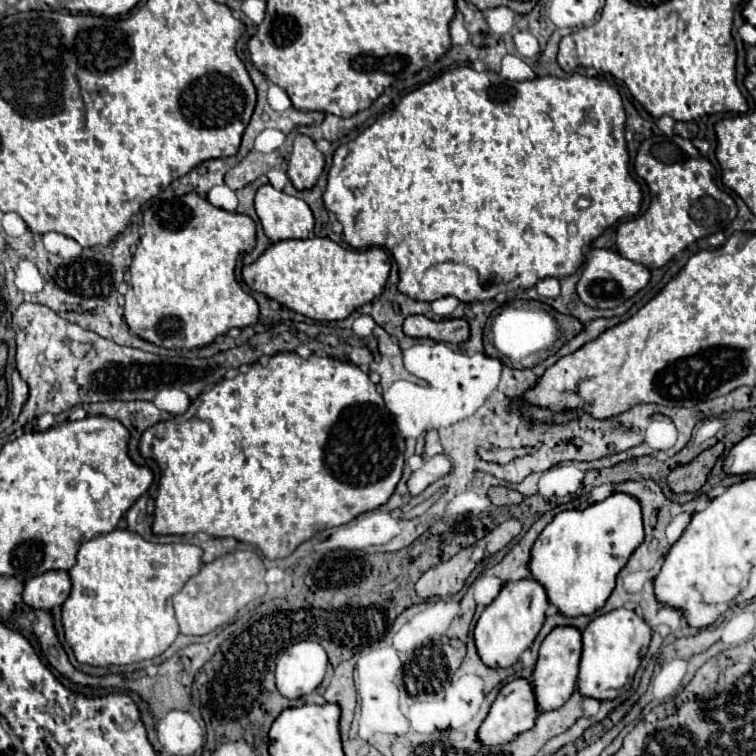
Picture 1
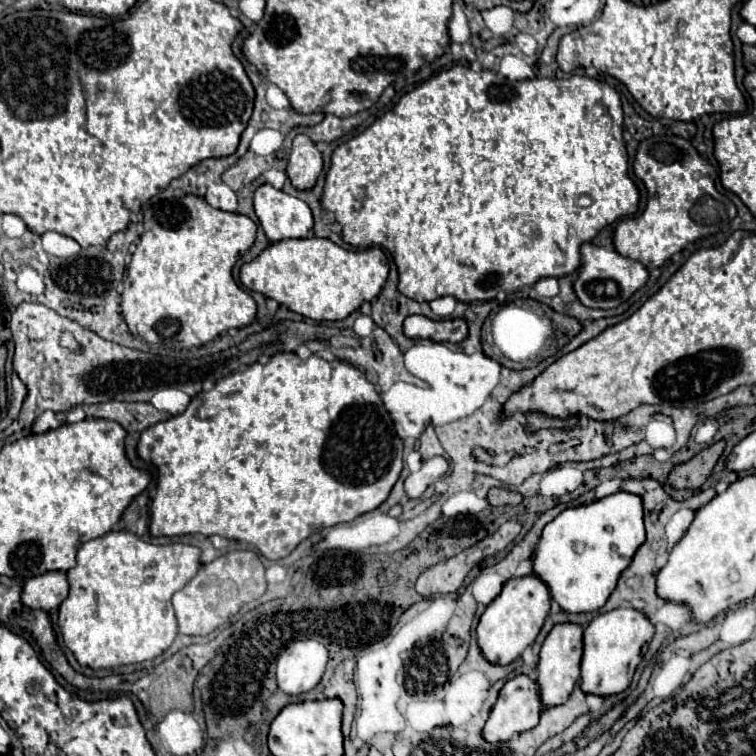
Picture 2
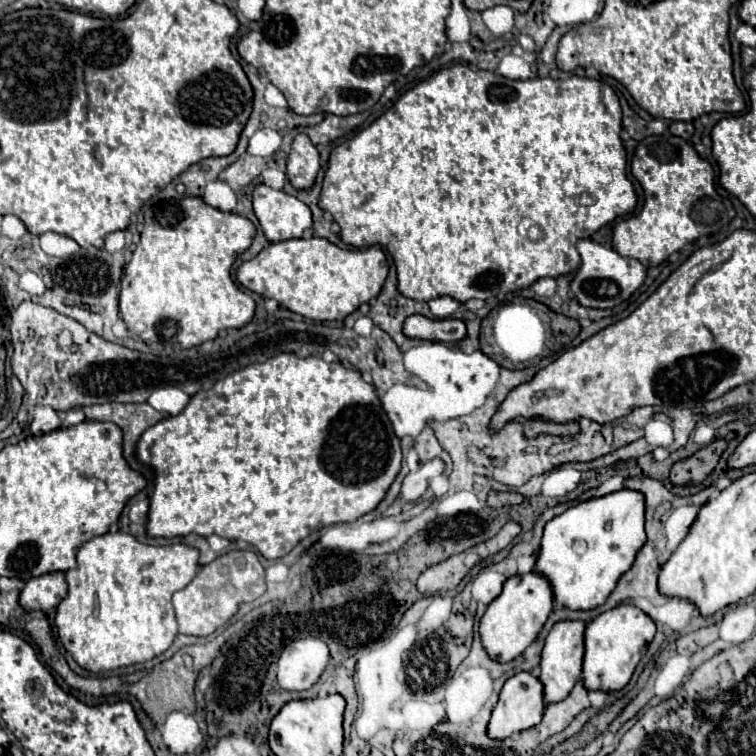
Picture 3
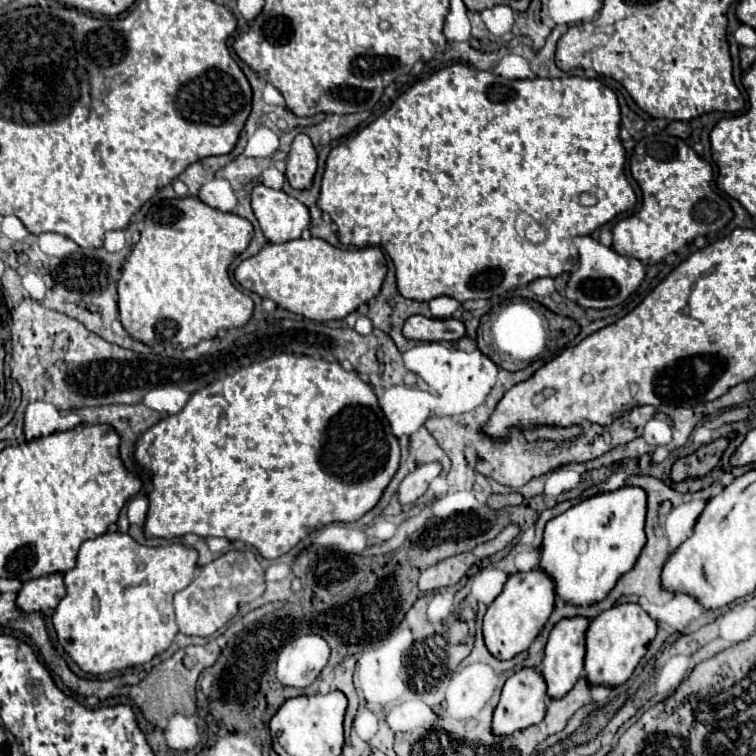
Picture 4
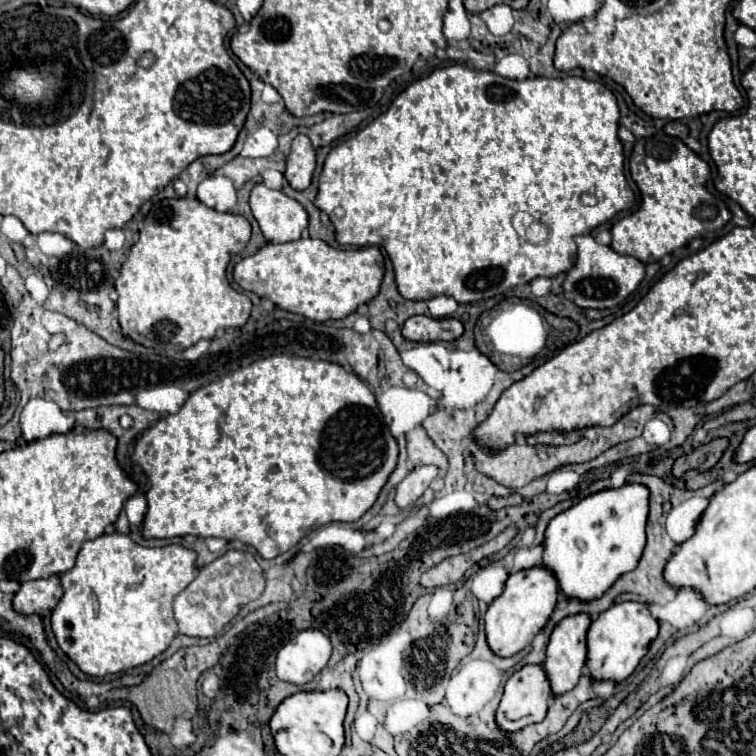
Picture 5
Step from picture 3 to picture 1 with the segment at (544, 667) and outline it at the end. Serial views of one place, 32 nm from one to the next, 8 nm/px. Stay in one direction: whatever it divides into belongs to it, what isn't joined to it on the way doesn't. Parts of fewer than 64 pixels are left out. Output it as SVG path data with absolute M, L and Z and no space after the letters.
M564 626L564 628L554 628L542 642L540 652L538 652L538 662L534 668L532 676L532 688L536 692L536 710L538 712L550 712L560 708L568 696L576 690L576 680L578 680L578 662L582 654L582 636L580 630Z

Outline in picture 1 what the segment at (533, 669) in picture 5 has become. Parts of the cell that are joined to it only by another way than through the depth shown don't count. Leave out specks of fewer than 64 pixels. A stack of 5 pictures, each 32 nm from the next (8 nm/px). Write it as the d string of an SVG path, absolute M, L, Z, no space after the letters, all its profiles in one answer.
M524 678L512 680L500 690L490 706L486 720L478 728L478 740L484 746L508 744L516 734L530 730L536 716L532 684Z

